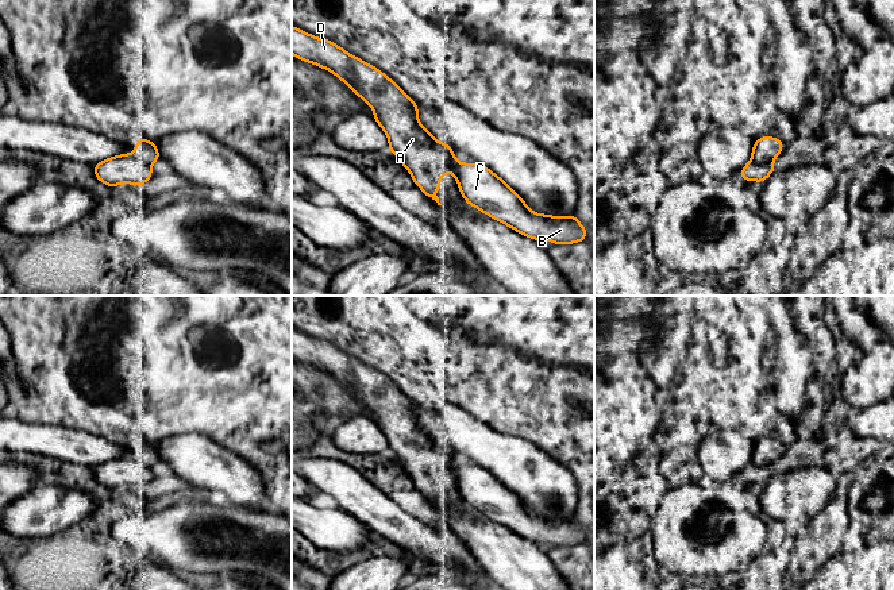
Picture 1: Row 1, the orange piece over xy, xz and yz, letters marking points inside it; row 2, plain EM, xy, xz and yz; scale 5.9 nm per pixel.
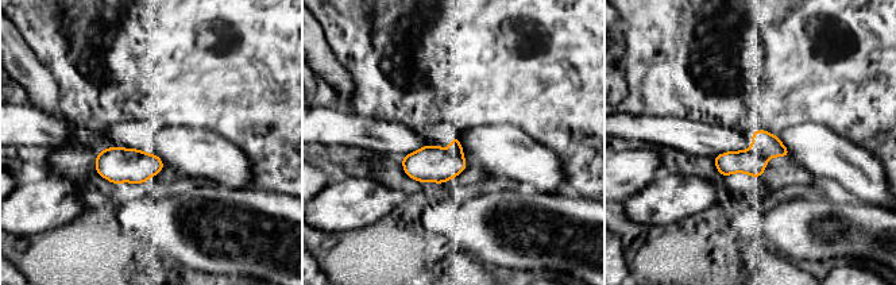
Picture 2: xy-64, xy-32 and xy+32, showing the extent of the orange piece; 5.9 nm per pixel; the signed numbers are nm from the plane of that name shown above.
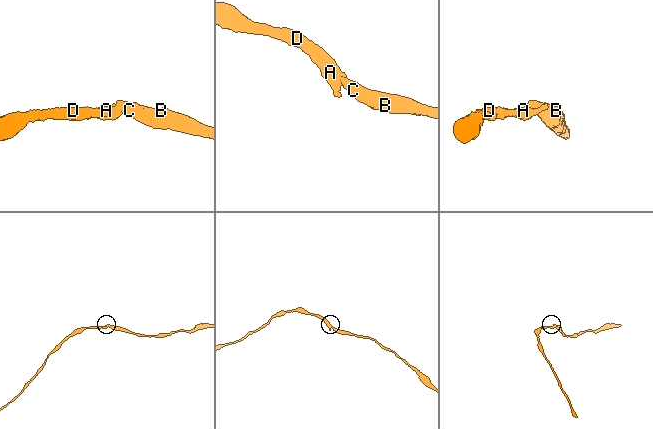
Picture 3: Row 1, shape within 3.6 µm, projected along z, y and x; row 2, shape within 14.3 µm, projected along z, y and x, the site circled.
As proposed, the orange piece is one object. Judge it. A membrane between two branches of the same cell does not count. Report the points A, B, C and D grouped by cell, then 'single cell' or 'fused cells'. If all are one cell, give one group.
groups A D / B C; fused cells

